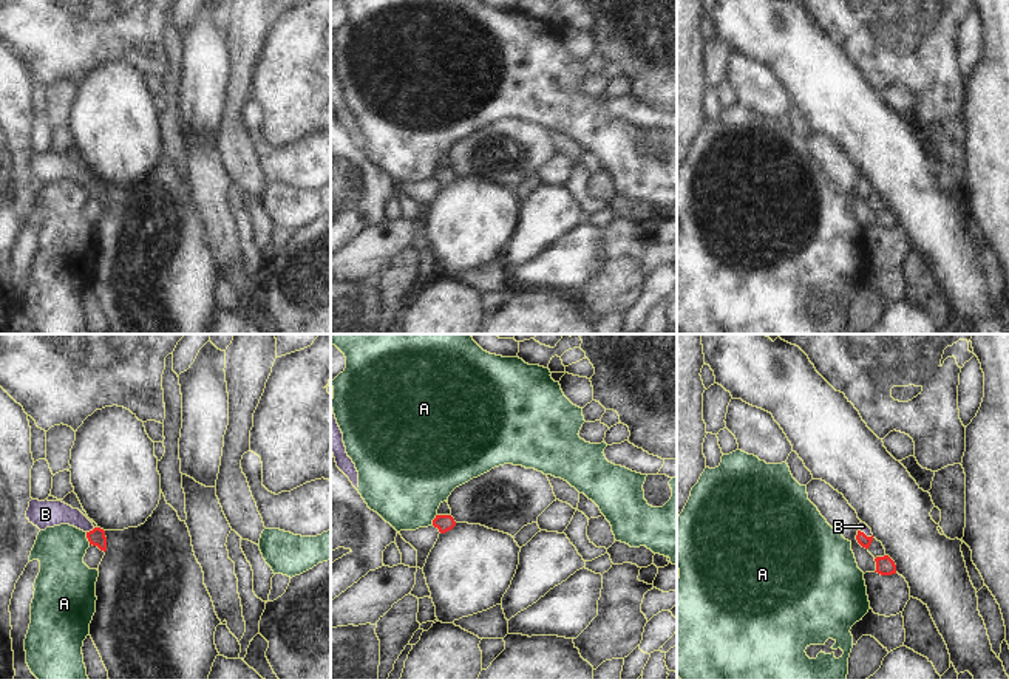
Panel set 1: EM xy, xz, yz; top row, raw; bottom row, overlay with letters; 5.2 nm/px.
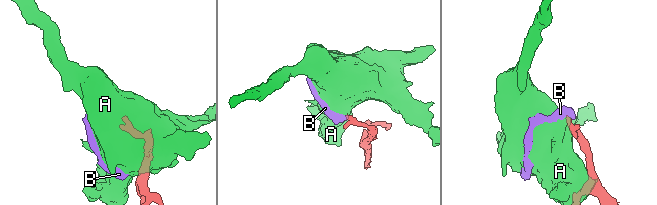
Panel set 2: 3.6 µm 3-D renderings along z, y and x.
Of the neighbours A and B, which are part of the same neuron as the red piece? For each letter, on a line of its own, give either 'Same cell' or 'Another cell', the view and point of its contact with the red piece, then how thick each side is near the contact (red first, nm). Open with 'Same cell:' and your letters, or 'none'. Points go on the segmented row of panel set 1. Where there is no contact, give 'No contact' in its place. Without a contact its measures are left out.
Same cell: B
A: Another cell. Touches red at xy (87, 537). Thickness 90 nm (red) against 260 nm
B: Same cell. Touches red at xy (90, 531). Thickness 90 nm (red) against 140 nm.

